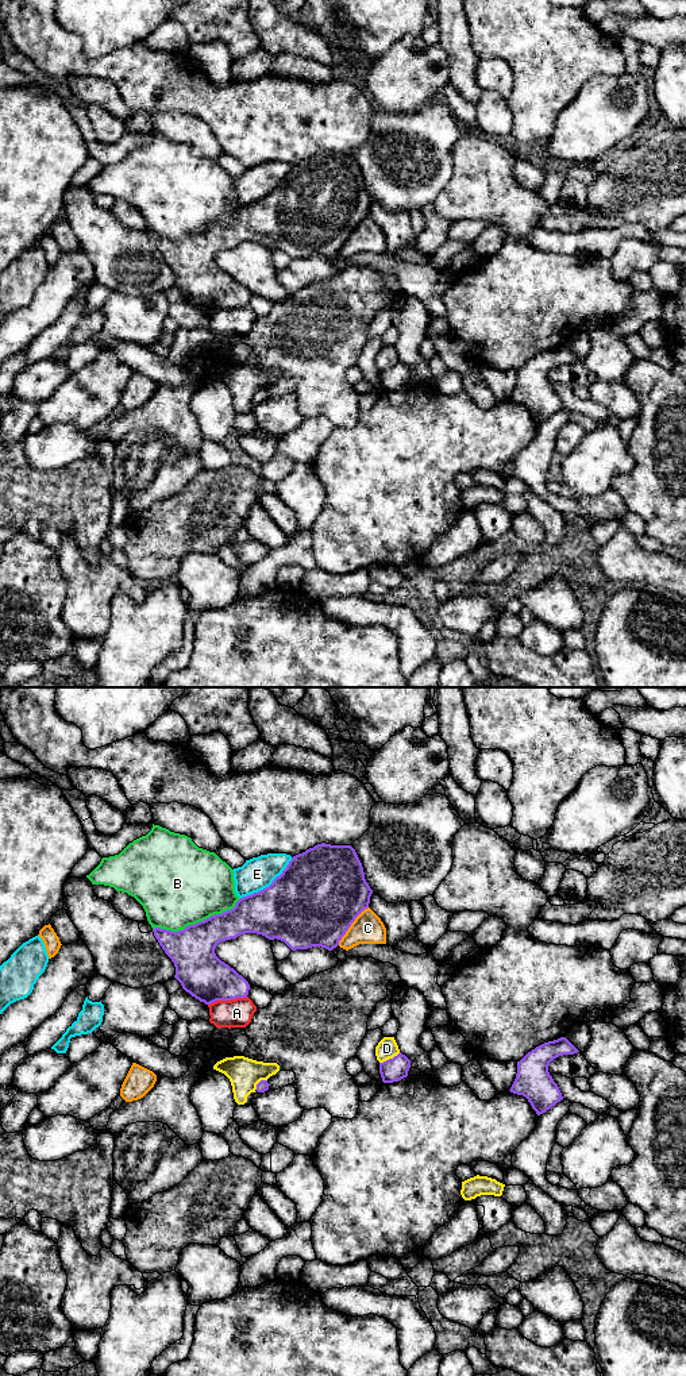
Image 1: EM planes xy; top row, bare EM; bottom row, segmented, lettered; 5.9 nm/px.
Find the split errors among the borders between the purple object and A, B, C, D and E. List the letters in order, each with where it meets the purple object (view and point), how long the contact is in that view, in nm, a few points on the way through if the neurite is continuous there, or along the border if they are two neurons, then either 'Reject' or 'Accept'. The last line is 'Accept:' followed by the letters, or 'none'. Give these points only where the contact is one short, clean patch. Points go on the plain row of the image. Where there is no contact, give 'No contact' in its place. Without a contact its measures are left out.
A: Touches purple at xy (227, 308). Shared border 240 nm. Reject
B: Touches purple at xy (197, 231). Shared border 550 nm. Reject
C: Touches purple at xy (350, 234). Shared border 300 nm. Reject
D: Touches purple at xy (389, 367). Shared border 140 nm. Reject
E: Touches purple at xy (269, 195). Shared border 400 nm. Reject
Accept: none

